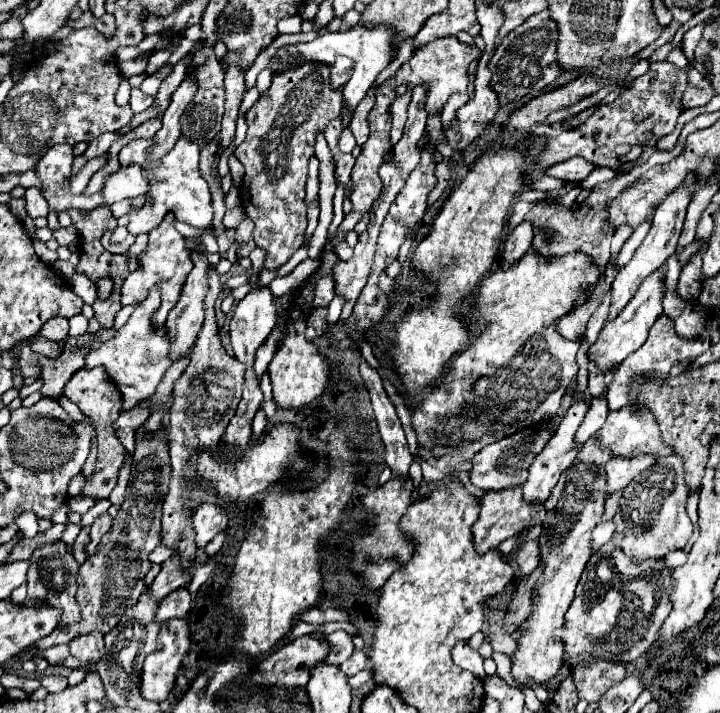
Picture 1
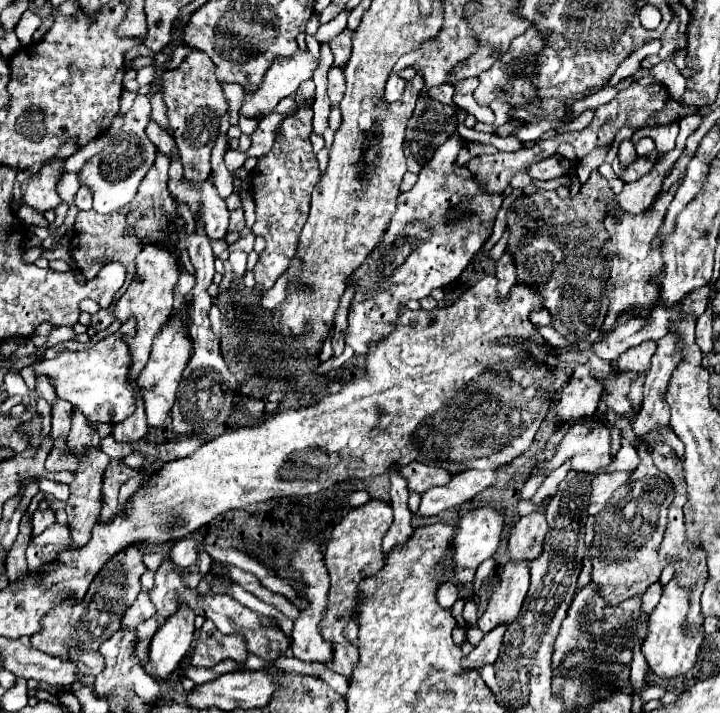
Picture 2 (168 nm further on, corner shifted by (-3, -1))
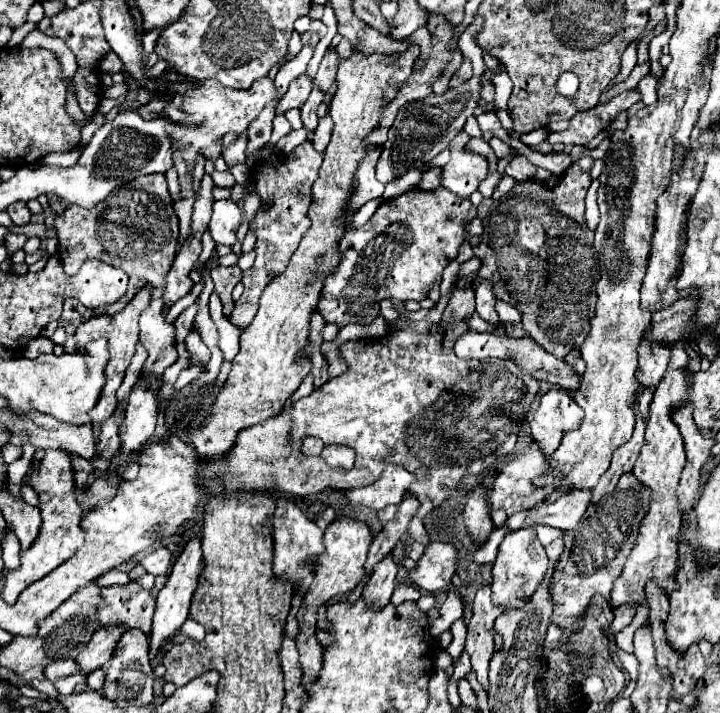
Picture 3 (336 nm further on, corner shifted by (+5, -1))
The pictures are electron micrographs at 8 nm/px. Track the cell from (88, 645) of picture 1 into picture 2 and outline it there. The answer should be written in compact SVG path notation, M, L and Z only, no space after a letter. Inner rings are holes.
M76 649L76 651L70 651L70 657L78 665L78 669L86 675L98 675L104 669L104 657L100 651Z

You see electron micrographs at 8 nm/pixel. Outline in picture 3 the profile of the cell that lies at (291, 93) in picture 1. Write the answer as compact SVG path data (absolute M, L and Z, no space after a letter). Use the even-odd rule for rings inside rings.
M306 141L304 145L296 147L292 153L288 153L284 157L272 157L268 163L258 163L254 167L252 179L256 181L258 193L262 197L262 205L268 199L272 199L274 203L268 209L260 207L258 213L254 215L254 219L250 221L250 229L258 237L258 241L256 241L256 261L248 271L244 271L242 283L244 283L246 289L244 289L242 297L236 301L236 307L228 317L228 321L234 327L246 329L252 323L252 319L258 311L258 299L260 299L264 287L274 277L278 277L278 273L284 273L294 249L298 247L298 241L302 239L302 235L310 227L310 219L308 219L306 211L308 211L310 201L312 201L312 185L318 177L320 163L322 163L322 155L312 149L310 141Z

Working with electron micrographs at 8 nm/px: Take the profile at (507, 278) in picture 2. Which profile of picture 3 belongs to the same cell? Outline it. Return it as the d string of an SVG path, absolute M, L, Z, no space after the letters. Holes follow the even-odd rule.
M482 281L476 287L476 313L486 323L490 323L492 327L500 327L500 319L498 319L498 313L494 309L494 303L496 303L496 295L492 291L492 283L490 281Z

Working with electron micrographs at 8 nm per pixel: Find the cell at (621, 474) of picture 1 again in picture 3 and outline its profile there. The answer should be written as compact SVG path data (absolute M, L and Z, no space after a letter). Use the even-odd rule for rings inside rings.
M574 489L556 499L554 503L542 503L530 509L522 527L546 525L560 531L572 531L582 519L584 511L588 509L588 503L590 503L590 491Z

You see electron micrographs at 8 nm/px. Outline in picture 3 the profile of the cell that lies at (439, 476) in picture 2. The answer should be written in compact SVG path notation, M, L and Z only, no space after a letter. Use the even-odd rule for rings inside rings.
M388 465L382 471L382 477L372 485L346 491L346 499L350 505L364 505L370 509L382 509L390 503L398 505L406 495L408 487L416 481L412 473L408 473L400 465Z

